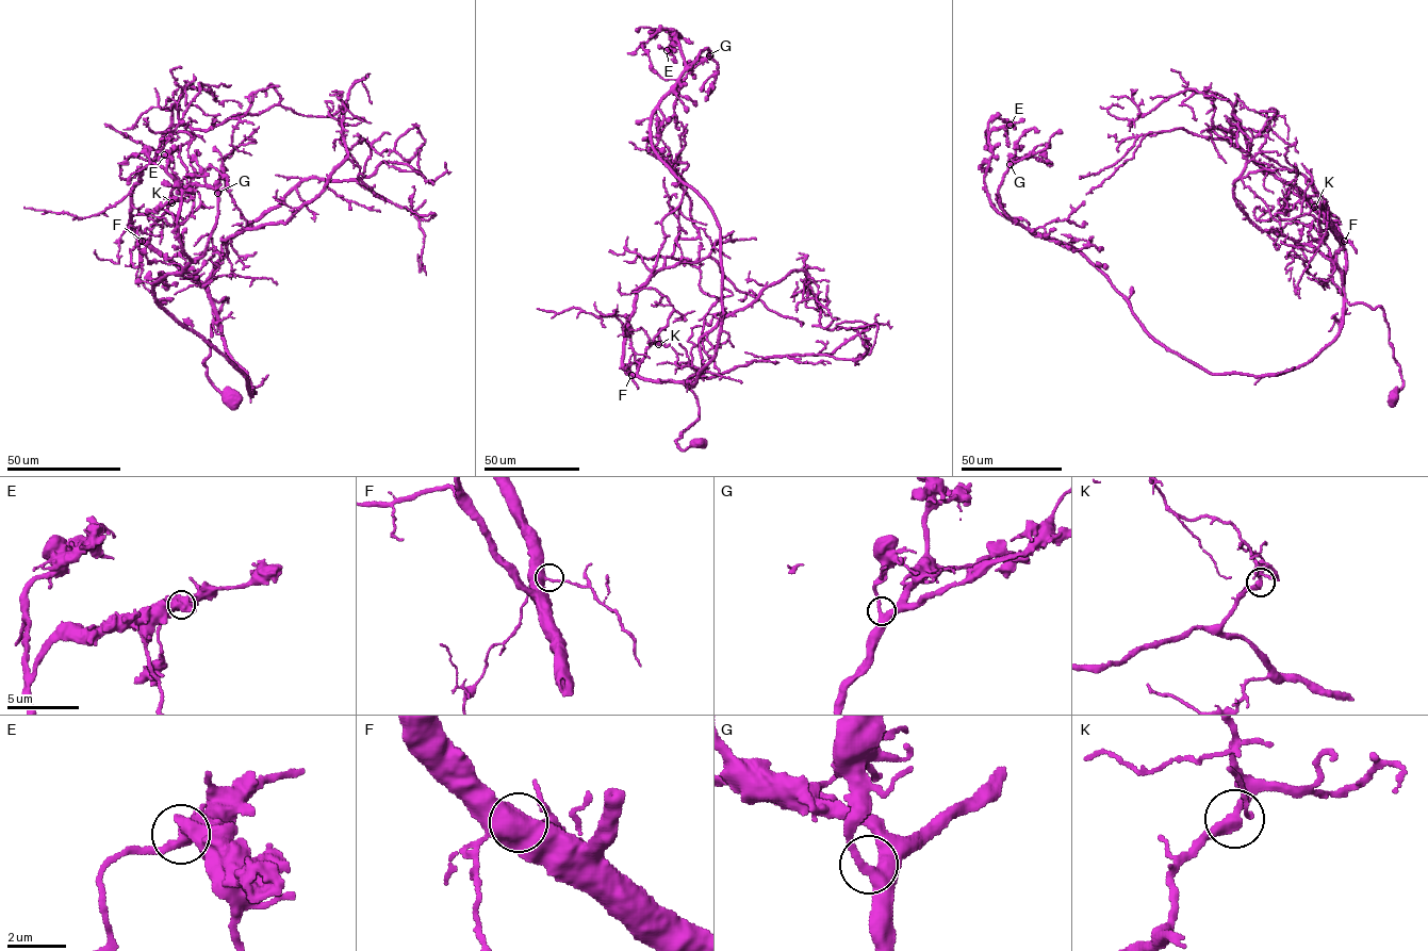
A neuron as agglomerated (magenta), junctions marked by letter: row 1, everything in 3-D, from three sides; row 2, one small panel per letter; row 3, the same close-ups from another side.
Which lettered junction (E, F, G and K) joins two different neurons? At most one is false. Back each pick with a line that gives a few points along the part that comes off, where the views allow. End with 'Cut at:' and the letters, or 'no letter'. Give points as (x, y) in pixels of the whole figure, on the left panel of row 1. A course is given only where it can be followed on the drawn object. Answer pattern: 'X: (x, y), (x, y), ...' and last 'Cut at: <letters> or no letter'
Cut at: no letter

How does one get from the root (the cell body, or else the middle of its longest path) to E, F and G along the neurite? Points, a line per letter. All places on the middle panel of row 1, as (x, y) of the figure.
E: (699, 443), (676, 441), (721, 333), (721, 230), (652, 144), (685, 67), (680, 35), (667, 50)
F: (699, 443), (684, 451), (676, 442), (682, 431), (699, 417), (694, 393), (682, 383), (632, 375)
G: (699, 443), (676, 441), (699, 417), (687, 386), (721, 333), (721, 230), (655, 149), (651, 119), (709, 55)

